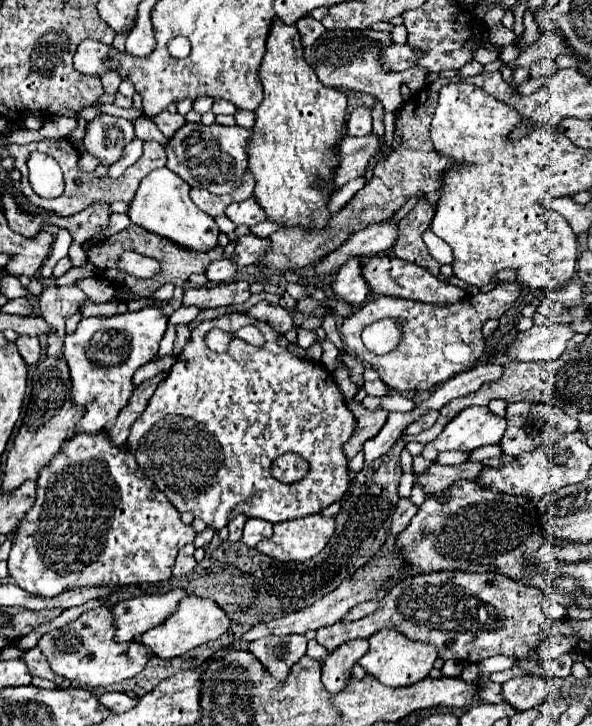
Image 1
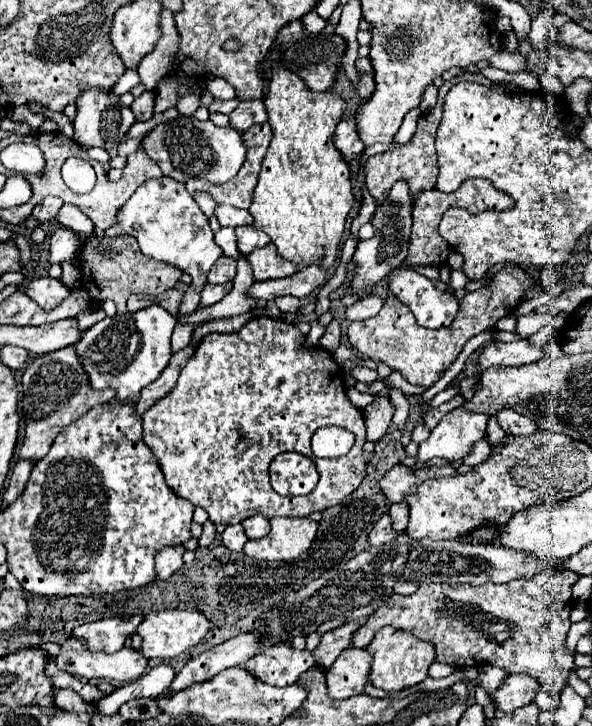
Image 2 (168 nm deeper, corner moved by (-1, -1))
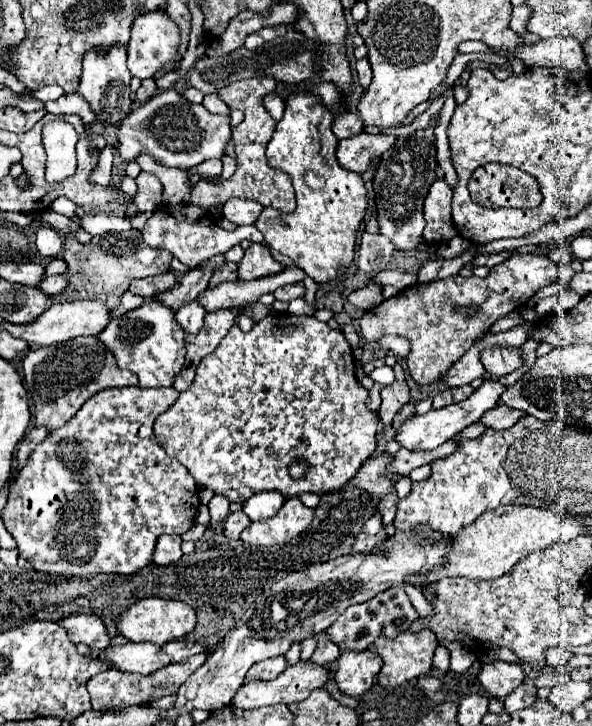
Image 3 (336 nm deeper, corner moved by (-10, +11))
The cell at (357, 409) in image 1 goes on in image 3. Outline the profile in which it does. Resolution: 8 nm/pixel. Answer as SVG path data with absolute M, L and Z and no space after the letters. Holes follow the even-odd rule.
M394 364L394 374L396 380L390 386L382 388L382 404L380 404L380 420L384 426L392 424L392 418L396 416L396 412L408 402L410 394L408 394L408 384L404 380L404 370L400 364Z

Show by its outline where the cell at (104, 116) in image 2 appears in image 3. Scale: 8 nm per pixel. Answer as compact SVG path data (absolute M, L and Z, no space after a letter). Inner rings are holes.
M108 48L108 52L86 52L80 76L78 92L96 112L96 120L102 124L118 124L132 110L130 78L126 66L126 48Z

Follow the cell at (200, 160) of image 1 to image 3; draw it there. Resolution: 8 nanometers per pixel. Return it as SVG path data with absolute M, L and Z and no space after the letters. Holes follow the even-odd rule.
M174 88L152 96L144 106L132 110L118 126L118 154L122 160L134 160L138 152L148 154L162 166L194 168L204 160L226 158L228 142L232 140L230 116L212 114L202 104L188 102Z

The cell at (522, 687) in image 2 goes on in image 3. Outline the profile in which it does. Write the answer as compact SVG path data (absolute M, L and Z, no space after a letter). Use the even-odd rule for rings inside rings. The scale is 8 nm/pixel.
M508 662L484 664L478 674L480 684L498 700L504 700L510 692L514 692L524 682L524 678L526 674L522 666Z

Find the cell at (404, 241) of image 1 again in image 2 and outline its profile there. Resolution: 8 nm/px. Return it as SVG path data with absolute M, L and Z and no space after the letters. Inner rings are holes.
M427 190L415 198L407 264L443 266L447 262L451 246L439 236L437 226L443 212L451 206L455 206L453 194L439 190Z

